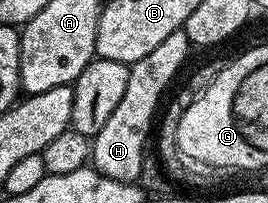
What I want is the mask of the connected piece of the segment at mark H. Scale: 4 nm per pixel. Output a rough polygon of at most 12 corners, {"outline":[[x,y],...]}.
{"outline":[[181,30],[130,65],[126,90],[90,140],[90,164],[141,179],[164,91],[190,51]]}

